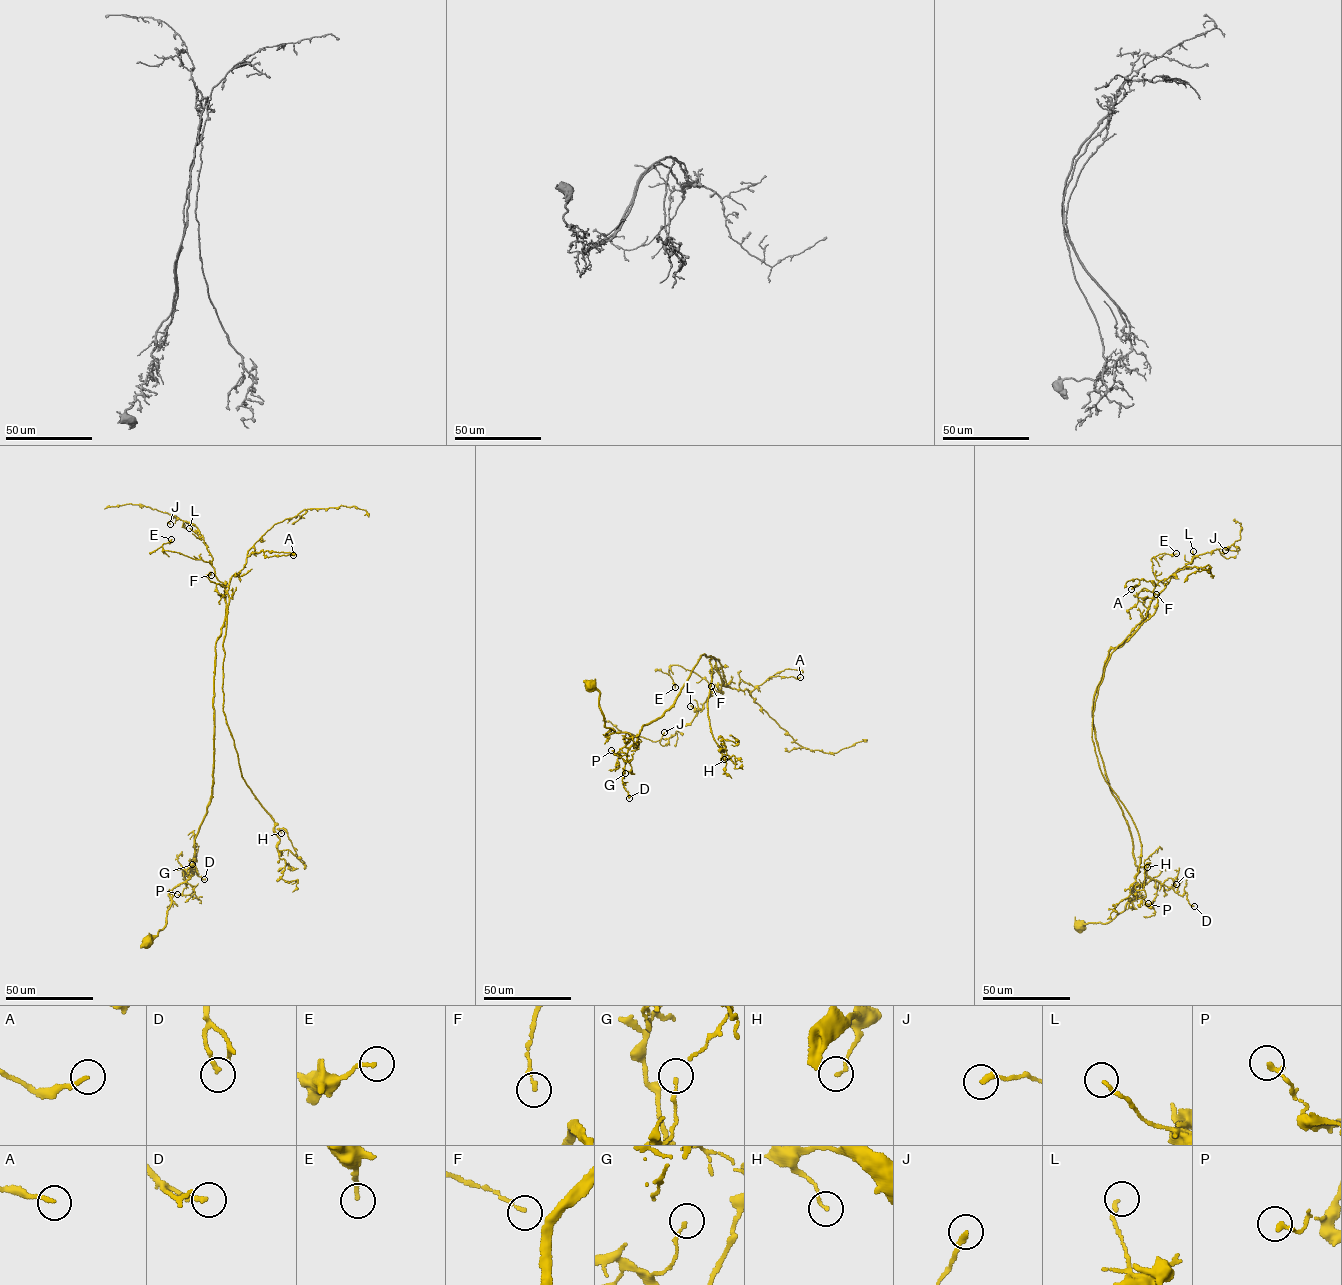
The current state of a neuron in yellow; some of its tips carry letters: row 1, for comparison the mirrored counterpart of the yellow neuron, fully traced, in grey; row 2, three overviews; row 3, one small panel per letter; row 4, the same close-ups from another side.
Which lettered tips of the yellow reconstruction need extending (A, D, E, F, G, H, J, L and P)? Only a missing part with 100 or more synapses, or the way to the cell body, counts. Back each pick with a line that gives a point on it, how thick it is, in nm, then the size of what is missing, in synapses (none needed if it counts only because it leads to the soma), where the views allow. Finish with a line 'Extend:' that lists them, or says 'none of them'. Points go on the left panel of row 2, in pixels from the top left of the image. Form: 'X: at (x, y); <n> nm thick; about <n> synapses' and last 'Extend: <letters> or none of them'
Extend: none of them

